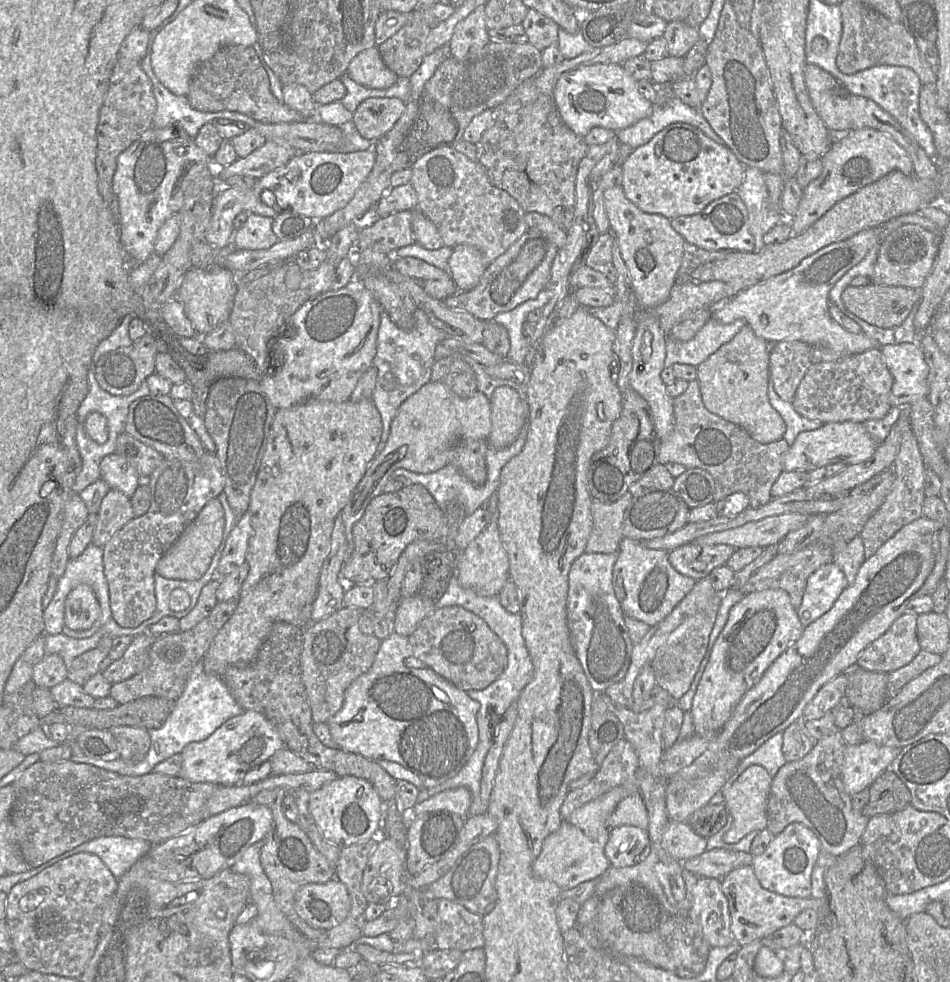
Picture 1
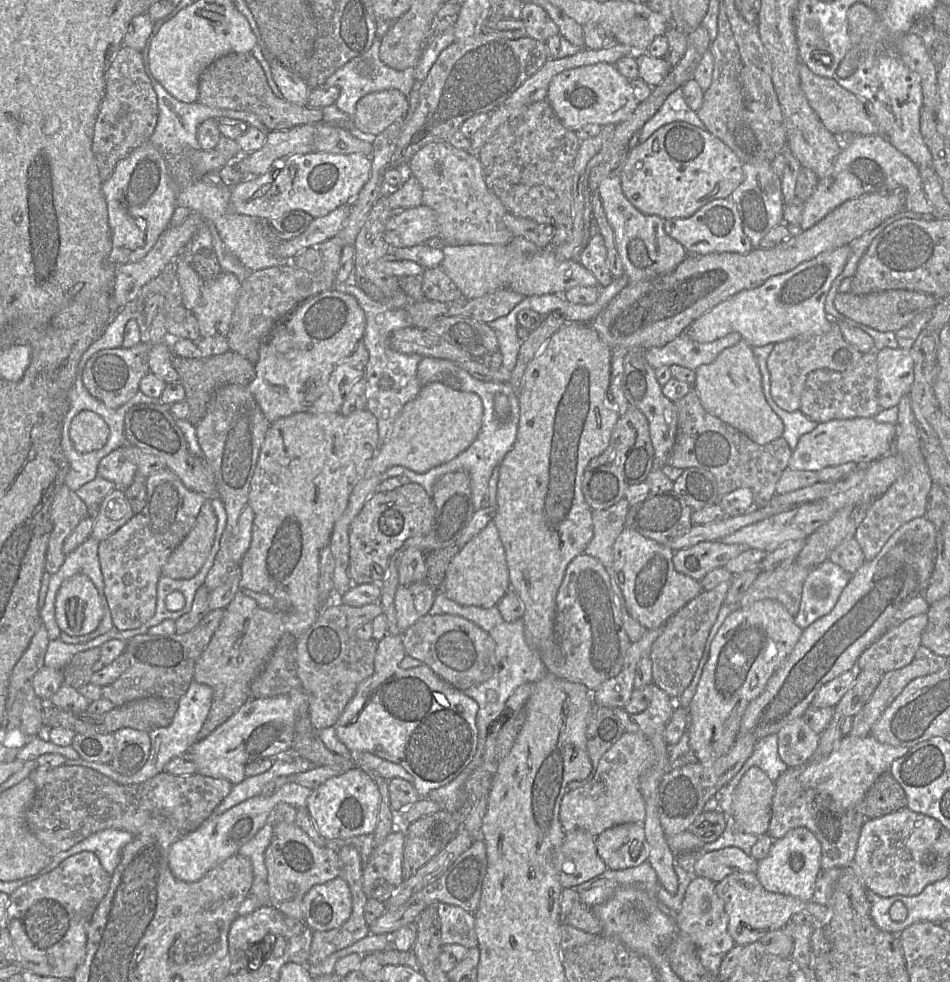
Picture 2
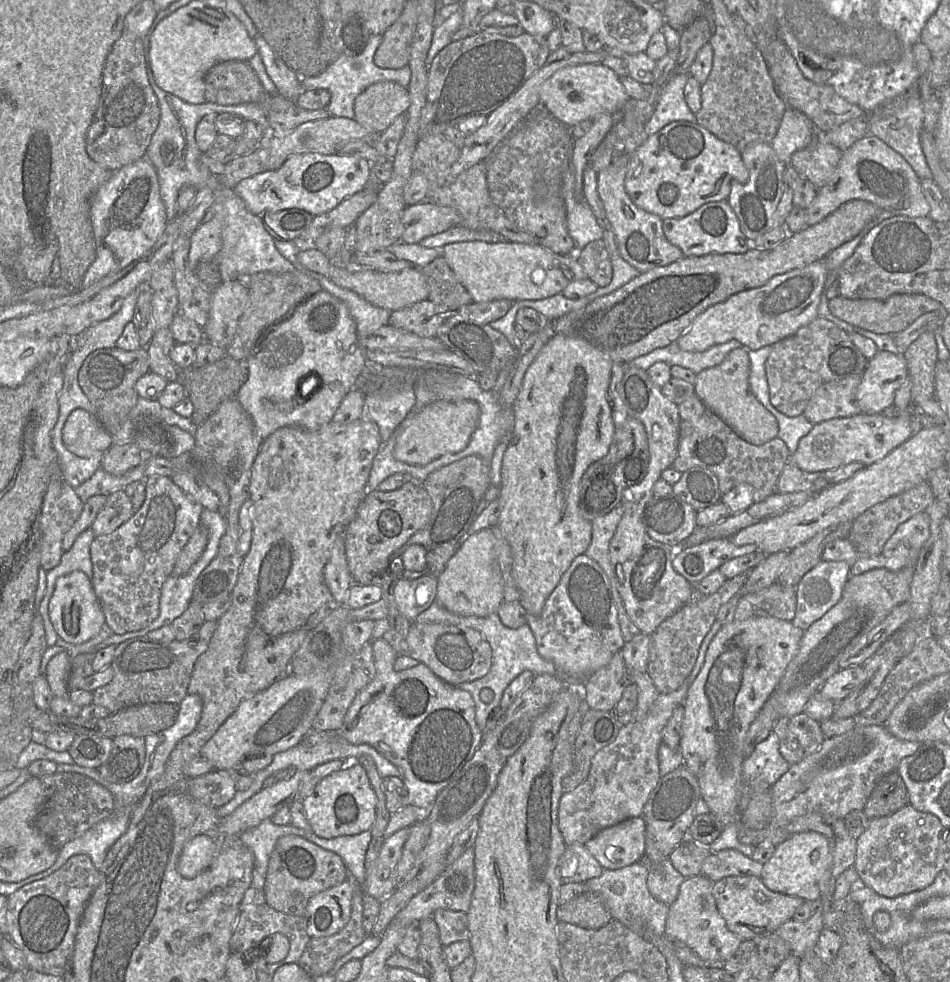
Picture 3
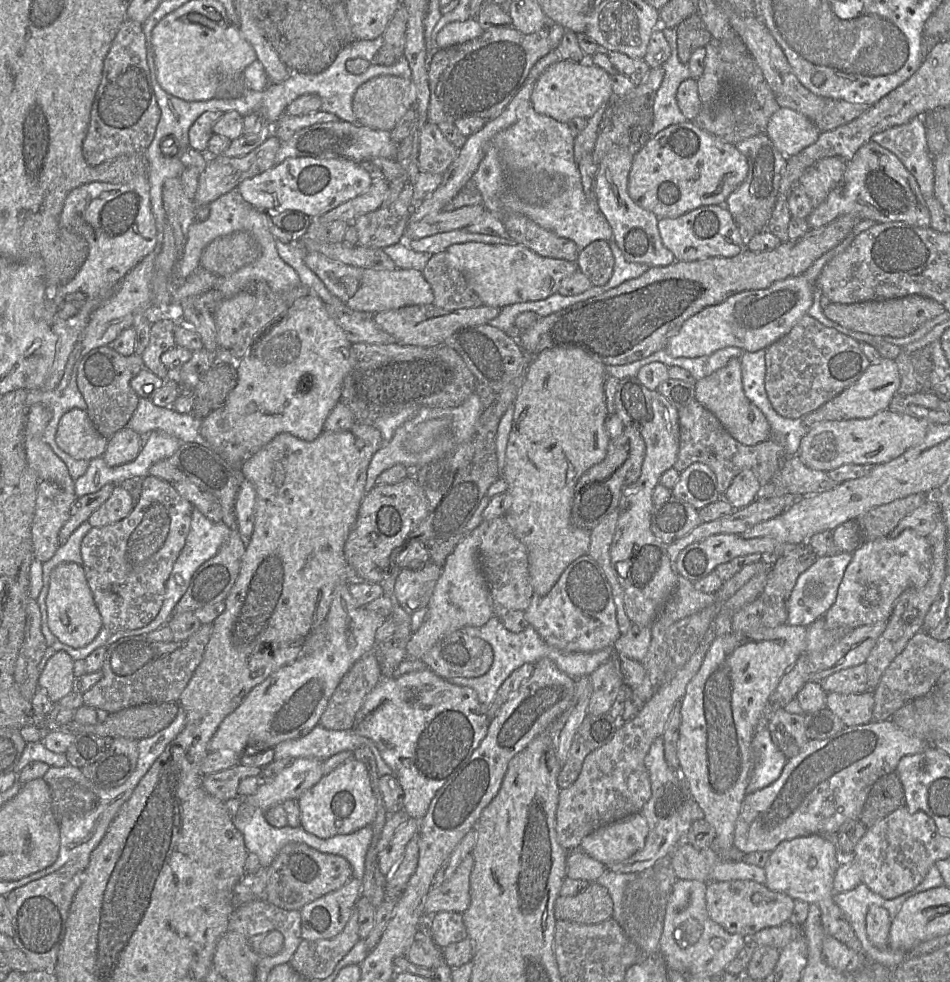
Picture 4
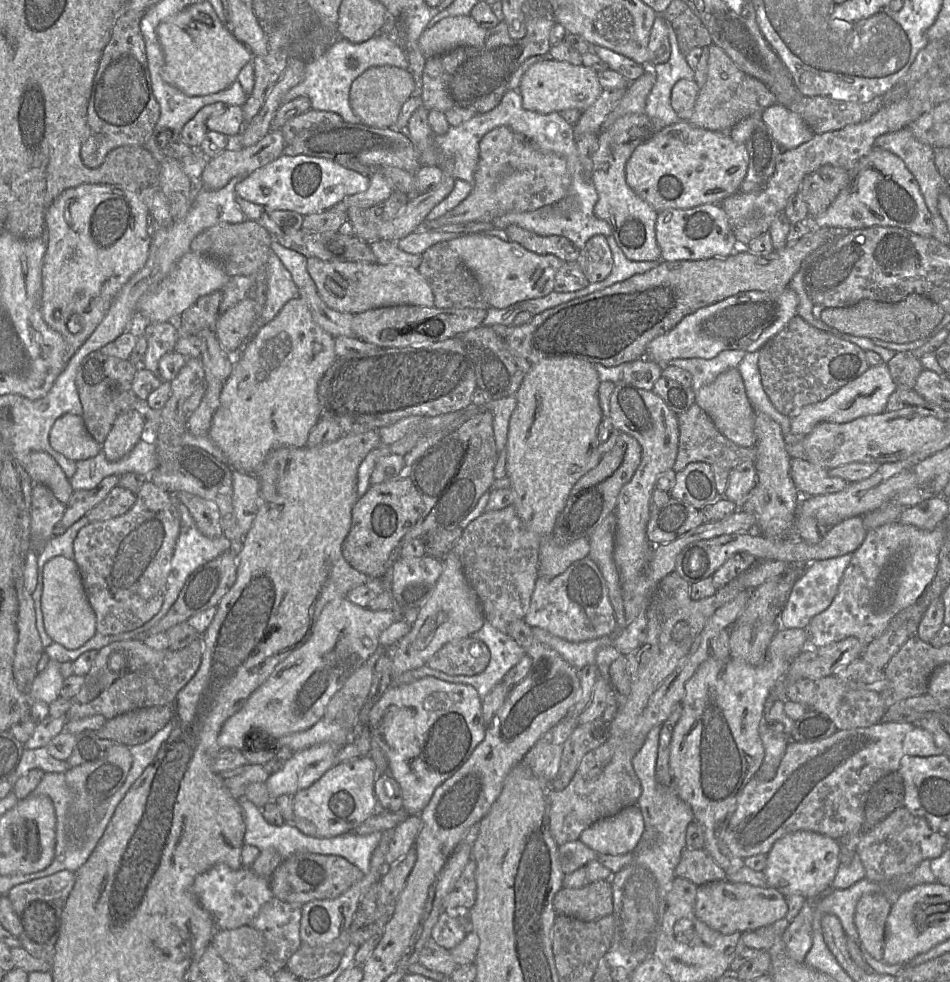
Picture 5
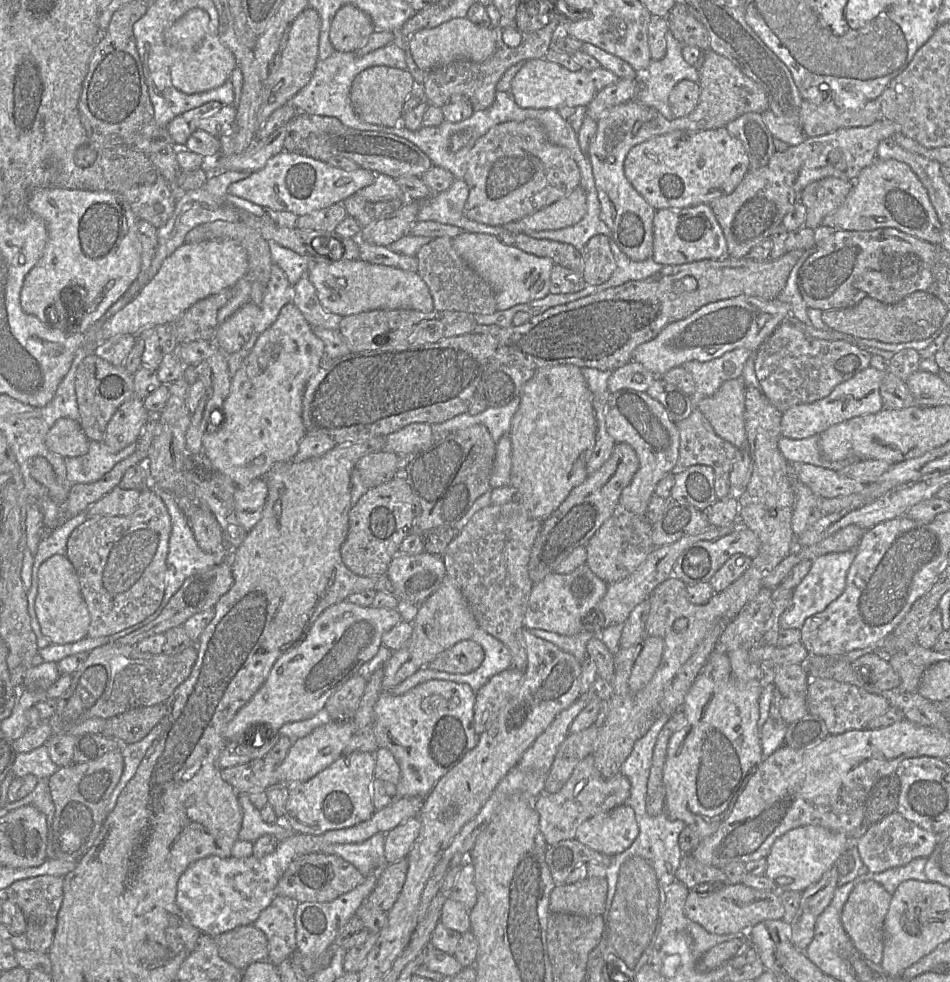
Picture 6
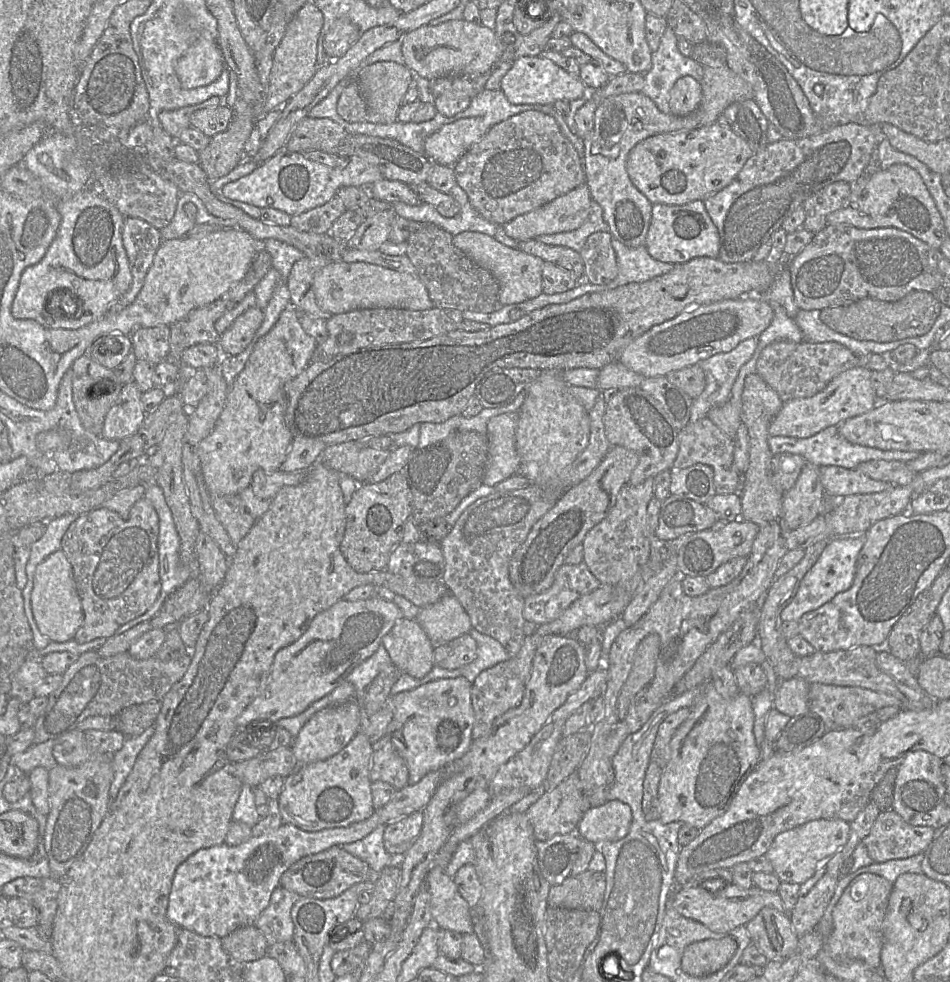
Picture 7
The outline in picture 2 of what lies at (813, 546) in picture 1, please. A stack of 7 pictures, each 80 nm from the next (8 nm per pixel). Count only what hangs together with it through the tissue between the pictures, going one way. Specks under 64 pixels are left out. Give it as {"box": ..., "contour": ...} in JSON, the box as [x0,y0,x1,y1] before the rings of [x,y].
{"box":[739,562,811,616],"contour":[[[793,562],[781,569],[761,572],[741,598],[739,607],[745,608],[759,600],[772,599],[783,604],[789,614],[795,616],[800,609],[803,584],[811,569]]]}

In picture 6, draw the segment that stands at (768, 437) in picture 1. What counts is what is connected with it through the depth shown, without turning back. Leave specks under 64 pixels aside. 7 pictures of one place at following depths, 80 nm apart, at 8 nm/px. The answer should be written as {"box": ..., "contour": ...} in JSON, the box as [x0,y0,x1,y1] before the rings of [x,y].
{"box":[697,377,747,449],"contour":[[[742,377],[727,380],[715,394],[702,399],[697,406],[717,435],[738,449],[747,448],[745,391],[746,385]]]}

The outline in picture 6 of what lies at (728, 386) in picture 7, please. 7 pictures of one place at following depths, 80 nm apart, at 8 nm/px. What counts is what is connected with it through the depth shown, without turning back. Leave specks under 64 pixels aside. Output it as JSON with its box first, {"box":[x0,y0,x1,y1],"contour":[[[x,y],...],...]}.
{"box":[681,348,752,409],"contour":[[[737,348],[709,361],[693,360],[681,365],[694,378],[695,392],[690,396],[693,409],[702,399],[715,394],[725,381],[742,377],[744,365],[752,352]]]}

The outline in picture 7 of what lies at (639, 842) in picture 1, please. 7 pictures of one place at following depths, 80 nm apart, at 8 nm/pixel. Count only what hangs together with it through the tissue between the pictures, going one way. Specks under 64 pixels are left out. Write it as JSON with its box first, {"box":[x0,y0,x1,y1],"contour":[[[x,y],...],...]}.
{"box":[576,800,632,844],"contour":[[[619,800],[606,801],[583,814],[576,834],[594,844],[616,841],[626,836],[631,820],[632,812],[628,804]]]}

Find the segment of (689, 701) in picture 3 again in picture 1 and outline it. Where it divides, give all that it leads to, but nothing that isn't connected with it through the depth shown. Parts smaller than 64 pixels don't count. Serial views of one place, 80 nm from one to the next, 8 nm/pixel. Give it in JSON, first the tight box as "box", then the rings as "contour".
{"box":[689,589,805,737],"contour":[[[767,589],[748,594],[732,607],[728,620],[714,643],[689,710],[694,734],[704,737],[715,735],[728,721],[744,694],[802,636],[805,628],[797,611],[789,594],[782,589]]]}

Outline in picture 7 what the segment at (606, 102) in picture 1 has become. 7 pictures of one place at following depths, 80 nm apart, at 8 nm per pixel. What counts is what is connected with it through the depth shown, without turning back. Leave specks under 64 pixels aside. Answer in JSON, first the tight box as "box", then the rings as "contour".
{"box":[500,56,590,105],"contour":[[[525,56],[515,60],[511,69],[501,80],[500,90],[509,102],[517,105],[553,105],[558,100],[572,101],[582,98],[590,91],[580,77],[571,75],[542,56]]]}

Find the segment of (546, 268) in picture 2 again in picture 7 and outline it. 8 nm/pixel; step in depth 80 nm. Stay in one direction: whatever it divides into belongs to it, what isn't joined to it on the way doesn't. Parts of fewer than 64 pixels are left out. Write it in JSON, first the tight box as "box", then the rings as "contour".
{"box":[453,231,544,305],"contour":[[[466,231],[453,238],[454,245],[463,251],[474,262],[489,270],[500,286],[501,304],[508,305],[533,299],[543,293],[542,267],[544,260],[530,255],[520,249],[510,248],[494,237],[480,232]]]}

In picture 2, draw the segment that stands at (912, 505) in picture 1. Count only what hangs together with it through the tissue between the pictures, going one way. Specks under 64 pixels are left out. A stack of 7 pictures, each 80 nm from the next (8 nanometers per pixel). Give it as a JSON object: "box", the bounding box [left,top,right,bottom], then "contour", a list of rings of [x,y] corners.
{"box":[854,394,933,561],"contour":[[[909,394],[904,395],[897,406],[898,420],[893,451],[902,456],[906,470],[886,493],[872,502],[865,517],[857,527],[854,538],[860,544],[866,561],[874,559],[891,535],[903,524],[926,515],[927,496],[933,484],[921,448]]]}

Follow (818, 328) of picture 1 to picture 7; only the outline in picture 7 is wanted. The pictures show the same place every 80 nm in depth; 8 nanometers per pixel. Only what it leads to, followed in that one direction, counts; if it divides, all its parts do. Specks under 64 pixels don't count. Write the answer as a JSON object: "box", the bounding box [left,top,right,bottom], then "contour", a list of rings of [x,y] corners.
{"box":[618,296,772,378],"contour":[[[757,296],[695,306],[633,340],[624,348],[618,361],[645,378],[666,376],[671,371],[694,365],[715,354],[729,352],[748,338],[758,337],[772,319],[771,304]]]}

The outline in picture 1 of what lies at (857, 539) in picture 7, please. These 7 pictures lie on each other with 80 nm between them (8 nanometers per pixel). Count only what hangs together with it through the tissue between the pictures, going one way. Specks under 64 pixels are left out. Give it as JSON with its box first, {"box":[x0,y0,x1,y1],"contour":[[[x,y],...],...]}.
{"box":[797,562,846,628],"contour":[[[834,562],[813,572],[807,579],[803,599],[797,611],[803,627],[806,628],[828,612],[846,587],[846,577]]]}

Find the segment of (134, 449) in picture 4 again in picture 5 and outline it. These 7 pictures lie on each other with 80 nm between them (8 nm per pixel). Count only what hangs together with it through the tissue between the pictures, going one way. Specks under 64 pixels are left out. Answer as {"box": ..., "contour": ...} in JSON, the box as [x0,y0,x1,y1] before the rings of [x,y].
{"box":[102,409,146,462],"contour":[[[137,409],[121,414],[114,422],[102,451],[106,459],[116,462],[126,456],[146,435],[146,420]]]}

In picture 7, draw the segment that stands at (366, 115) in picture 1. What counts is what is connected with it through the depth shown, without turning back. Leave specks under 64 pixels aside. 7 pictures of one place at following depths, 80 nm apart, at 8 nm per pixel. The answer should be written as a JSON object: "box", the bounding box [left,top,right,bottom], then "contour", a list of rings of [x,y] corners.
{"box":[355,62,415,124],"contour":[[[378,62],[360,69],[355,79],[367,104],[366,121],[391,124],[398,119],[415,75],[405,65]]]}

